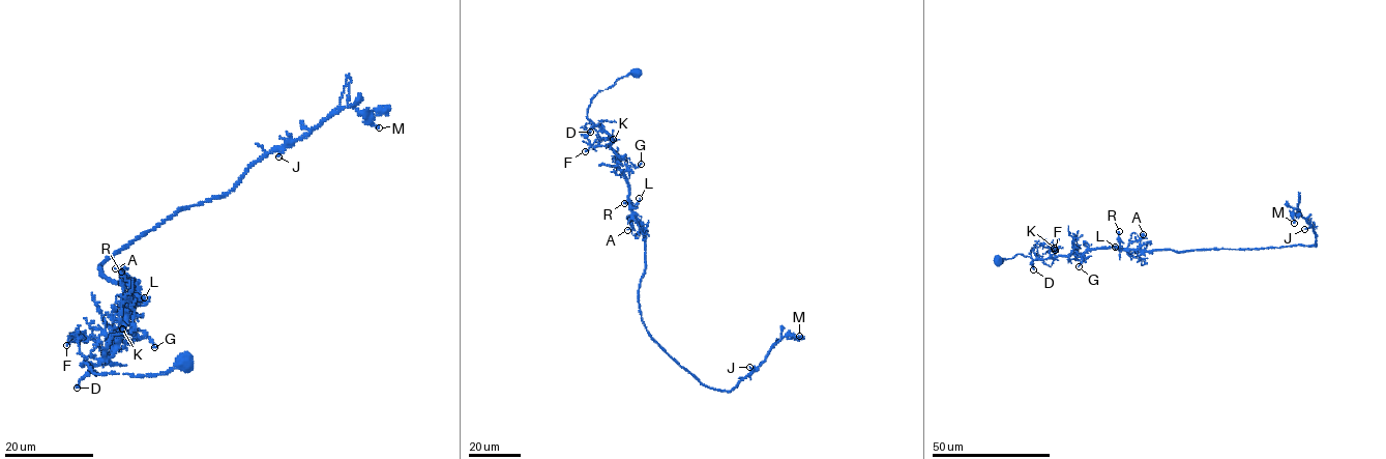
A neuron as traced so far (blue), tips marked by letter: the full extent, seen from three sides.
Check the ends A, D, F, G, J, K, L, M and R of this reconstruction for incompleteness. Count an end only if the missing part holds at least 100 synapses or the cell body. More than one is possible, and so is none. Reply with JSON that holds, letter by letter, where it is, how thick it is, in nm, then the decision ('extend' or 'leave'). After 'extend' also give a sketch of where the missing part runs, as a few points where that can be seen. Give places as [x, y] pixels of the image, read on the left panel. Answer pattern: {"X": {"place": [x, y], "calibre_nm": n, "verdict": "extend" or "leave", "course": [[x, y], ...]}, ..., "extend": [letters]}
{"A": {"place": [115, 268], "calibre_nm": 130, "verdict": "leave"}, "D": {"place": [77, 388], "calibre_nm": 150, "verdict": "leave"}, "F": {"place": [66, 345], "calibre_nm": 150, "verdict": "leave"}, "G": {"place": [154, 347], "calibre_nm": 130, "verdict": "leave"}, "J": {"place": [278, 156], "calibre_nm": 150, "verdict": "leave"}, "K": {"place": [122, 328], "calibre_nm": 100, "verdict": "leave"}, "L": {"place": [144, 297], "calibre_nm": 110, "verdict": "leave"}, "M": {"place": [379, 127], "calibre_nm": 200, "verdict": "leave"}, "R": {"place": [121, 271], "calibre_nm": 190, "verdict": "leave"}, "extend": []}

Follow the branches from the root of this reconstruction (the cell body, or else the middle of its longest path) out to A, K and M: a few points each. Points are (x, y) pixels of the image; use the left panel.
A: (183, 364), (136, 376), (82, 365), (111, 356), (126, 316), (123, 267), (115, 268)
K: (183, 364), (136, 376), (96, 373), (86, 362), (82, 365), (96, 365), (111, 356), (123, 335), (122, 328)
M: (183, 364), (82, 365), (111, 356), (136, 292), (105, 259), (343, 109), (379, 127)

